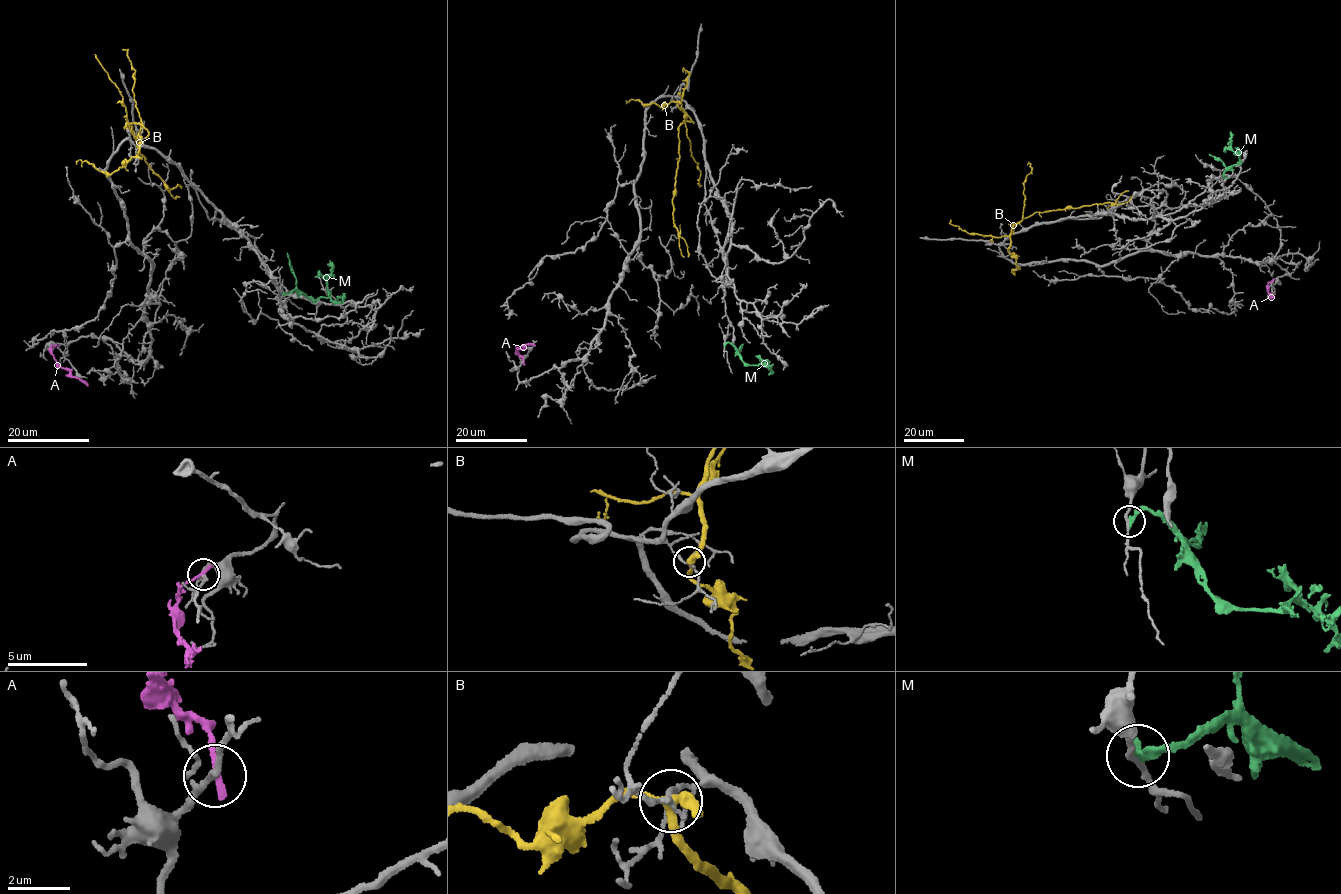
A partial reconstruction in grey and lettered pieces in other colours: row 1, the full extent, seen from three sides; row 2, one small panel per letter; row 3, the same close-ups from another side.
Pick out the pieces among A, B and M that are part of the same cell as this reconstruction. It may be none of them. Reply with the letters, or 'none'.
none

